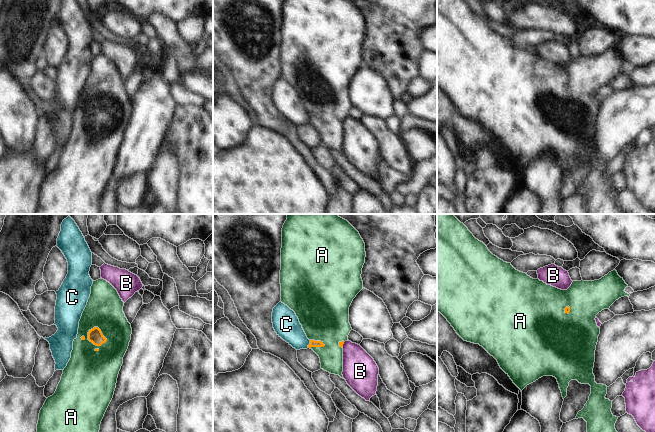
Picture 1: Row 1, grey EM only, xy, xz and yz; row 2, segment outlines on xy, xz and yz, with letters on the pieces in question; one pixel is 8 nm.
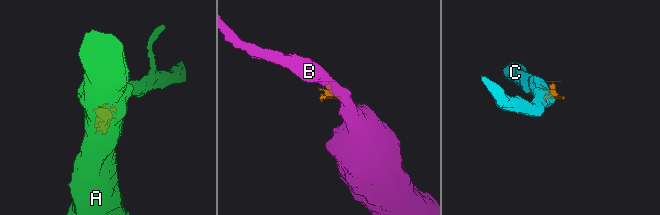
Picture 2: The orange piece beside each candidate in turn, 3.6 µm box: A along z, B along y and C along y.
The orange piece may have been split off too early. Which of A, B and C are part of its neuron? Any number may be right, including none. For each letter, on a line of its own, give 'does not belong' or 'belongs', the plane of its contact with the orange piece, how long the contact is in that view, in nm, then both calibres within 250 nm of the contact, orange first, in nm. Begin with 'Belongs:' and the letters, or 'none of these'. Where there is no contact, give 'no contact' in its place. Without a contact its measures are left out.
Belongs: A
A: belongs; meets orange in xy; contact 180 nm long; 120 nm thick on the orange side, 300 nm on the other
B: does not belong; meets orange in xz; contact 50 nm long; 30 nm thick on the orange side, 280 nm on the other
C: does not belong; meets orange in xz; contact 70 nm long; 60 nm thick on the orange side, 220 nm on the other

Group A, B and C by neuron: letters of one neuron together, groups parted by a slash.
A / B / C

